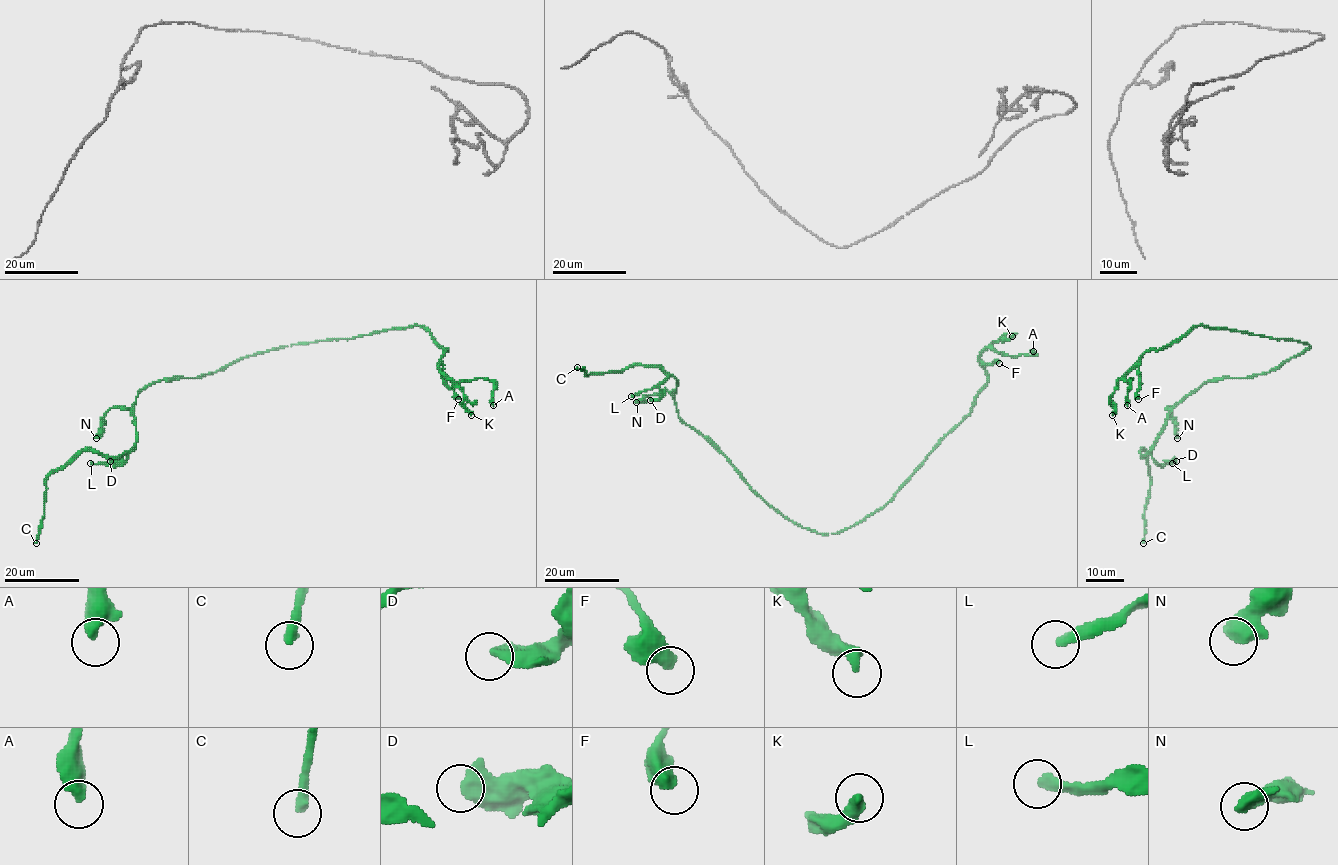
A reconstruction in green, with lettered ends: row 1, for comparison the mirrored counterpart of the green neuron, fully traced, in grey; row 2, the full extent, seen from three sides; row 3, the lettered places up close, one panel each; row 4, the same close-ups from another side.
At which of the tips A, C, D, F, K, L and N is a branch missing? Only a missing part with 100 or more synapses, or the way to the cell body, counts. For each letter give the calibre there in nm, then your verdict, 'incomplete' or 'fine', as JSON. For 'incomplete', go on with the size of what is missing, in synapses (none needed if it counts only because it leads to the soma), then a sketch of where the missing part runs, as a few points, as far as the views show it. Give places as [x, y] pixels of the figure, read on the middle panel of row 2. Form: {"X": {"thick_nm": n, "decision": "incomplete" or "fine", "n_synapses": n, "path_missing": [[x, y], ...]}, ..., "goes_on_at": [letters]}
{"A": {"thick_nm": 320, "decision": "fine"}, "C": {"thick_nm": 300, "decision": "fine"}, "D": {"thick_nm": 500, "decision": "fine"}, "F": {"thick_nm": 550, "decision": "fine"}, "K": {"thick_nm": 380, "decision": "fine"}, "L": {"thick_nm": 280, "decision": "fine"}, "N": {"thick_nm": 500, "decision": "fine"}, "goes_on_at": []}

